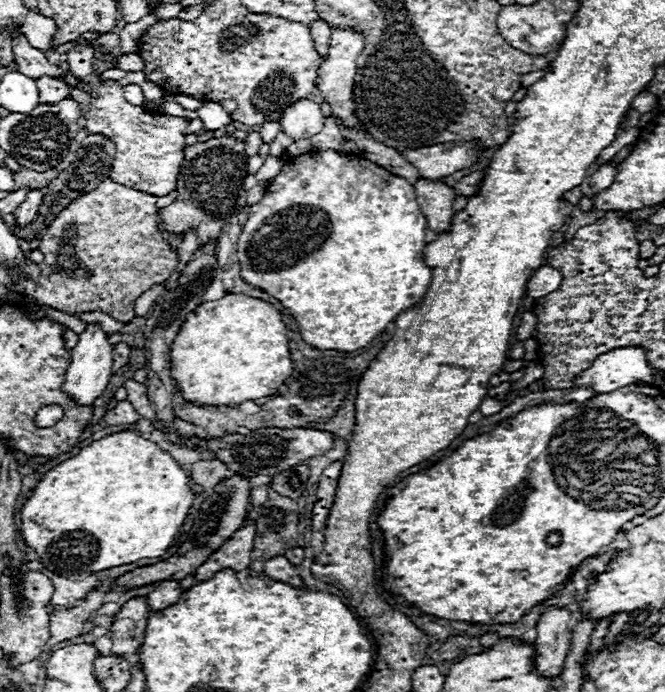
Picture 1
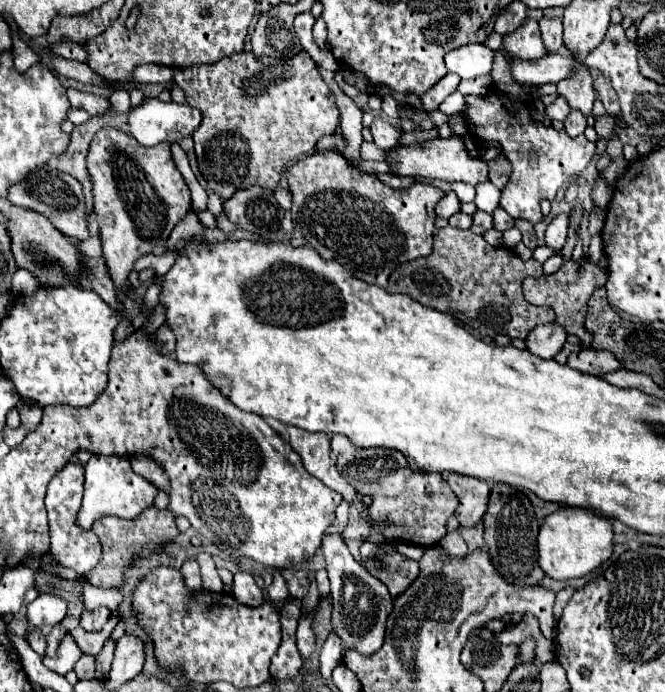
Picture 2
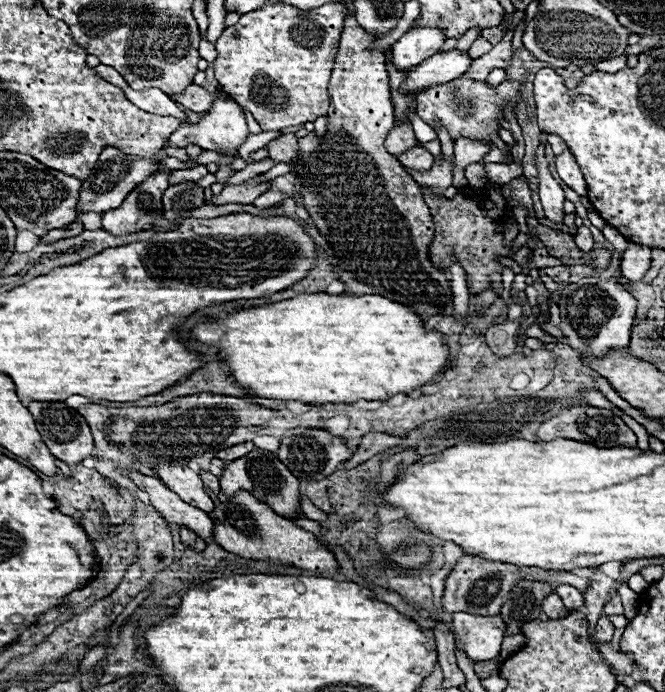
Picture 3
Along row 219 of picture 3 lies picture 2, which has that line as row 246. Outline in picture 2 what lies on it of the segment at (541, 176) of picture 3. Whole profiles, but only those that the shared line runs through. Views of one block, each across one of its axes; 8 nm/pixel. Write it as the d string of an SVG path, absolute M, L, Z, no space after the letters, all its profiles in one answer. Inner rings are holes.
M560 214L546 228L546 246L552 248L554 252L560 252L566 242L566 232L568 232L568 214Z

